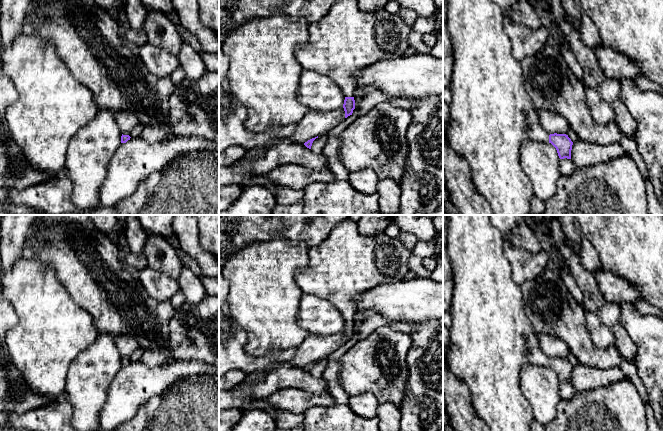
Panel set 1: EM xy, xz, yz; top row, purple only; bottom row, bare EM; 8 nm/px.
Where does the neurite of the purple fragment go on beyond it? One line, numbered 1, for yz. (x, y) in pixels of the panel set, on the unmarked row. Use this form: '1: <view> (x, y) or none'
1: yz (491, 338)

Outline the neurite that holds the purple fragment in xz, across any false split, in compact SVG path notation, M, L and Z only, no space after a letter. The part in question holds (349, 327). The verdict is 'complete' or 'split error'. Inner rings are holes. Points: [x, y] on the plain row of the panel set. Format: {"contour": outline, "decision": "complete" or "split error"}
{"contour": "M347 218L336 224L320 245L309 248L308 266L297 271L294 274L294 280L303 294L315 295L325 299L340 311L345 320L343 332L345 342L347 342L352 339L355 333L354 319L357 313L357 297L379 285L405 280L405 275L409 271L410 256L411 253L399 238L390 237L385 233L376 236L362 236L359 234L357 222Z", "decision": "split error"}

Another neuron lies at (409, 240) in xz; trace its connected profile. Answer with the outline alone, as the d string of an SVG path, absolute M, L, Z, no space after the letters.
M401 232L398 238L405 245L405 247L408 249L410 253L419 242L419 239L417 236L415 236L414 234L405 233L405 232Z

